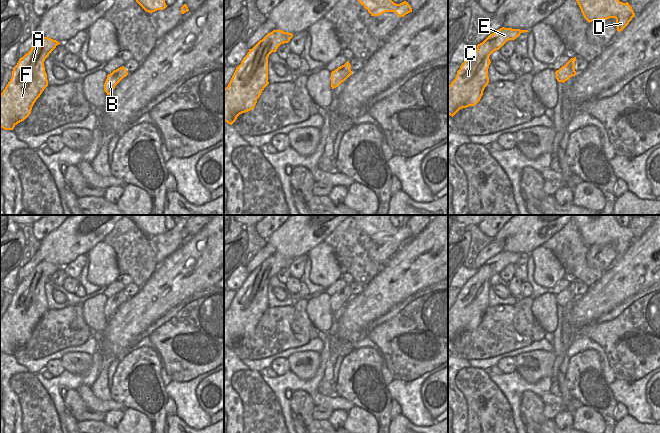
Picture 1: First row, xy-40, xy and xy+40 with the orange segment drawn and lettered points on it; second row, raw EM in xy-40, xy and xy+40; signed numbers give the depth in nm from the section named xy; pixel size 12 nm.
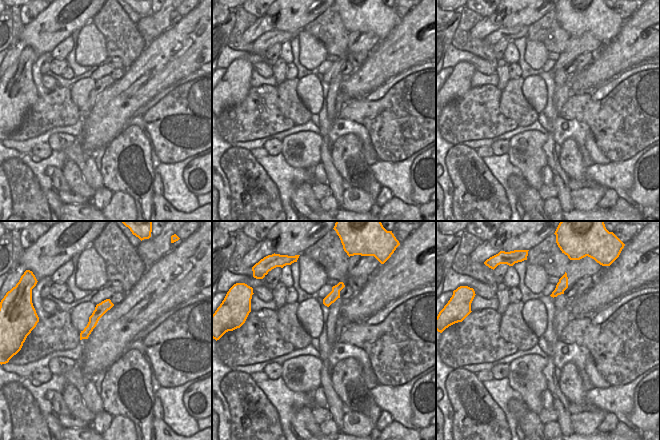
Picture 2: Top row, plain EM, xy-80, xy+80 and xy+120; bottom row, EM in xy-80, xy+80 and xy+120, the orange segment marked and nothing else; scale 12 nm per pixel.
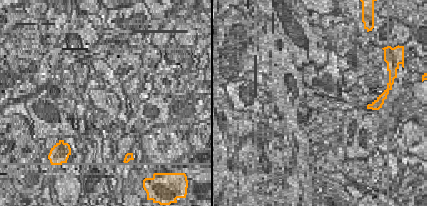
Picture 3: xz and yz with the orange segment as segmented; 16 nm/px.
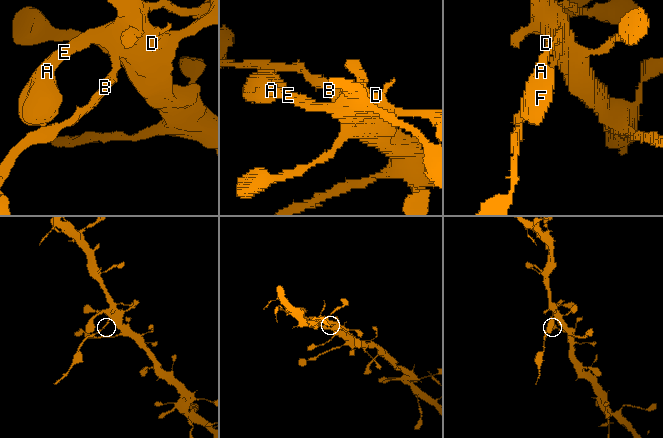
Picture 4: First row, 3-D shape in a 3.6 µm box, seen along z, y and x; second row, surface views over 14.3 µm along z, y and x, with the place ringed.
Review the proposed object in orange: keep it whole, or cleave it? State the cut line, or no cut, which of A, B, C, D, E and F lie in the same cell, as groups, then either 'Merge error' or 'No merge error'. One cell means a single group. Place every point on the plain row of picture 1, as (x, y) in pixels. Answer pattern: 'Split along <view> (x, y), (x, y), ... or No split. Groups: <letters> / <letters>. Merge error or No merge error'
Split along xy+40 (566, 288), (573, 291). Groups: A C D E F / B. Merge error

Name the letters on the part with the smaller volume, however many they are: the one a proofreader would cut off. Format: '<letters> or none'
B

